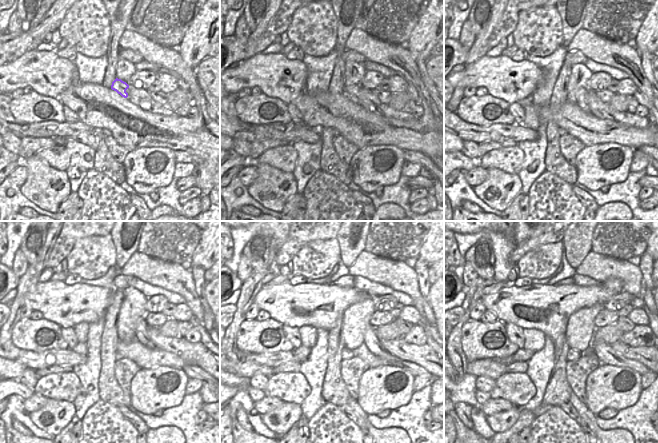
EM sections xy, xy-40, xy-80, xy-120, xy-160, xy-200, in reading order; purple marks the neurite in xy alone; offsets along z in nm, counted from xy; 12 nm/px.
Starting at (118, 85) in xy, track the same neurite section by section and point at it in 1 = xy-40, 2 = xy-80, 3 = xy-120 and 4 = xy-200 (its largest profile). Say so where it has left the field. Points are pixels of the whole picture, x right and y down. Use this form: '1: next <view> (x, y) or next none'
1: next xy-40 (350, 92)
2: next xy-80 (581, 94)
3: next xy-120 (141, 327)
4: next xy-200 (606, 354)

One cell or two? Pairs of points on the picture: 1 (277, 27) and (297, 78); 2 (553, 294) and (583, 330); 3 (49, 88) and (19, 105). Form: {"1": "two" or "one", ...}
{"1": "two", "2": "two", "3": "two"}

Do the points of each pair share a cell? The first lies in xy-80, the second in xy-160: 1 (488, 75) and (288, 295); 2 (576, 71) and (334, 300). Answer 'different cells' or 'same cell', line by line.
1: same cell
2: different cells

